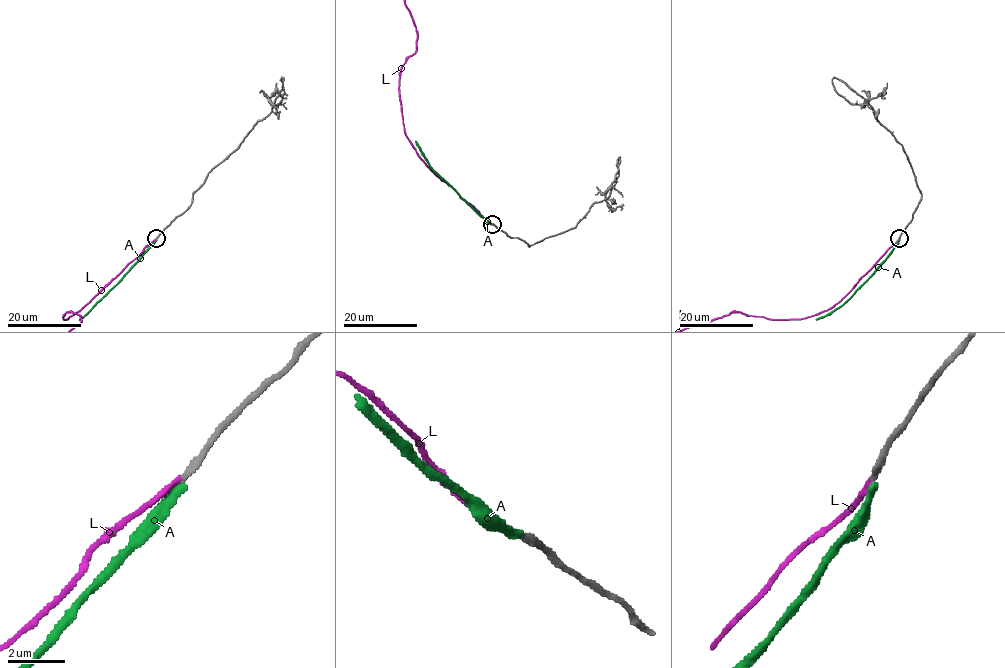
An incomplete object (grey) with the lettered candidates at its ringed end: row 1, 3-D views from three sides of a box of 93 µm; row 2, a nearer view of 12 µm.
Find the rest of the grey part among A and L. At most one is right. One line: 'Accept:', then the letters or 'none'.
Accept: L

